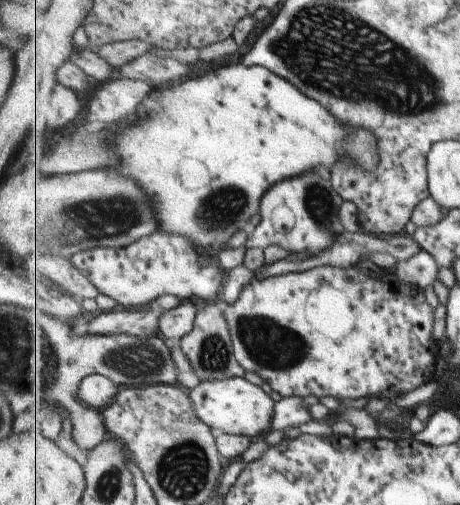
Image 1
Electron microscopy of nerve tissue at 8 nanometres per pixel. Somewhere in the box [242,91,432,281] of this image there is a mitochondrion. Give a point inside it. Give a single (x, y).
(318, 202)

